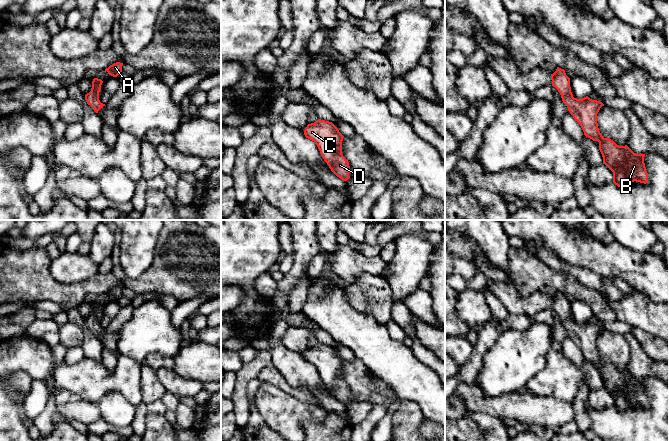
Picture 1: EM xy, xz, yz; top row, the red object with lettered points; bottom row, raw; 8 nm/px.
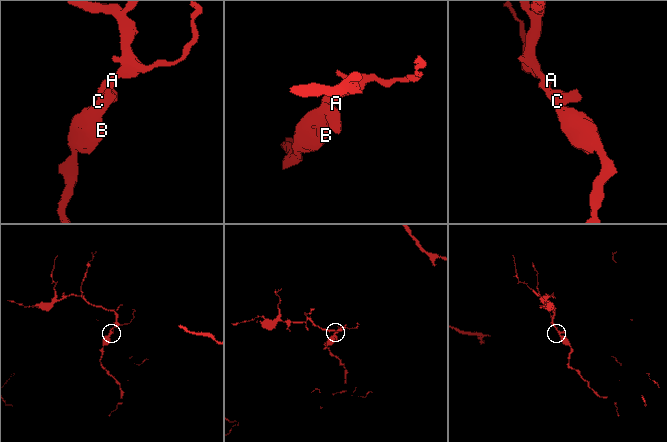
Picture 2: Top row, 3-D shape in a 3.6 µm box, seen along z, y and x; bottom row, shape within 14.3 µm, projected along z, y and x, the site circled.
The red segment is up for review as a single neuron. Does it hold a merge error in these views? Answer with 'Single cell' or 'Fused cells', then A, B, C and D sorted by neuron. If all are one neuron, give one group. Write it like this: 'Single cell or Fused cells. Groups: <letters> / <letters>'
Single cell. Groups: A B C D

